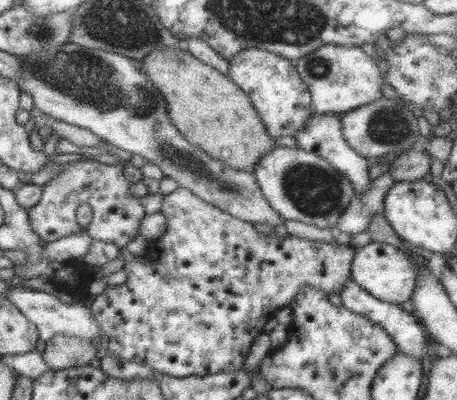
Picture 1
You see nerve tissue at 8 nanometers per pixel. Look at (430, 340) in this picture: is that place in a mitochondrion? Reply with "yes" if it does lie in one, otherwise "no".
no

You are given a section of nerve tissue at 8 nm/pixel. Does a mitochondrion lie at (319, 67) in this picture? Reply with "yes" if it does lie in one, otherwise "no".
yes

